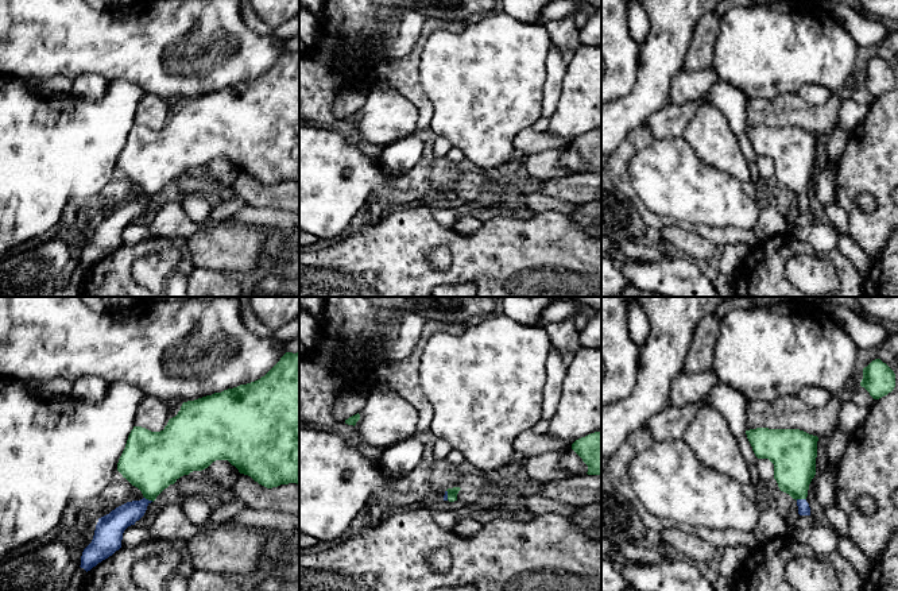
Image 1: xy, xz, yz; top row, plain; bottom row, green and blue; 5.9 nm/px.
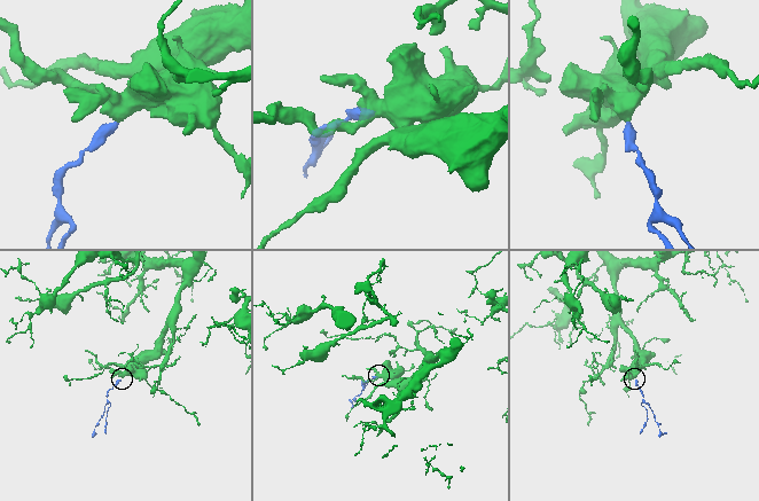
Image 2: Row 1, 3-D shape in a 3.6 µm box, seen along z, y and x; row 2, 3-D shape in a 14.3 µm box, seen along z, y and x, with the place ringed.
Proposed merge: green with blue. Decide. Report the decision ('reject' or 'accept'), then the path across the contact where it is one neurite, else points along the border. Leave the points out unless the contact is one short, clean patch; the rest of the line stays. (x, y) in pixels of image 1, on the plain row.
accept; runs through yz (794, 155), (794, 180), (800, 196), (804, 207)

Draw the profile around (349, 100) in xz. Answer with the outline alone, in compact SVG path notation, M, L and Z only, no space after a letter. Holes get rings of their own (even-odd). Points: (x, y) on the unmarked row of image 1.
M347 86L342 89L333 107L336 120L345 120L349 115L357 112L364 105L367 93L368 90L363 86Z

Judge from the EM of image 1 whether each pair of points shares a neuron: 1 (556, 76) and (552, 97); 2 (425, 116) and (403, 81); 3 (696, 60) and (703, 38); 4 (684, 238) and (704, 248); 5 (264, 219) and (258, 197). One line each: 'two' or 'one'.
1: one
2: one
3: one
4: one
5: two

